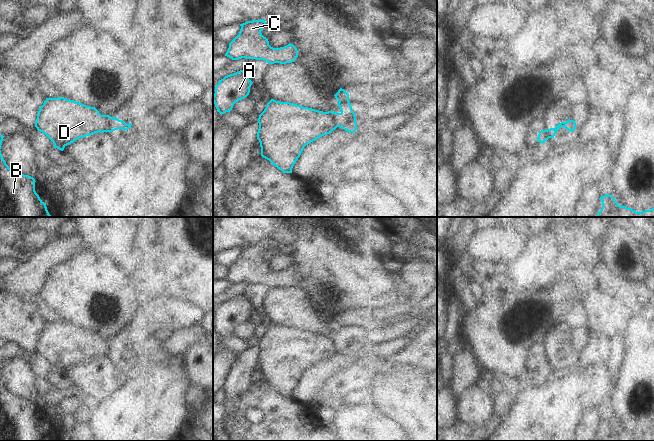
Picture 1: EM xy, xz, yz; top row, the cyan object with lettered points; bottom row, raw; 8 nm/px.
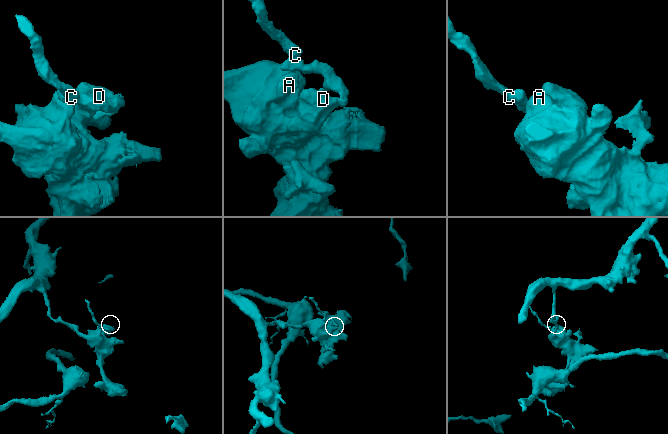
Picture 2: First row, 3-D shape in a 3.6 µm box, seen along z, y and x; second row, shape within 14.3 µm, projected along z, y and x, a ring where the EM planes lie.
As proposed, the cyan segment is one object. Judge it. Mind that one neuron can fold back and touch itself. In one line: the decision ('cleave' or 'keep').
cleave

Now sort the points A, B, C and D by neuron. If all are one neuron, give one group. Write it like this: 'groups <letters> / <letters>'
groups A B D / C

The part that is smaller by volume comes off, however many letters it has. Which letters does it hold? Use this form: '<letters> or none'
C

